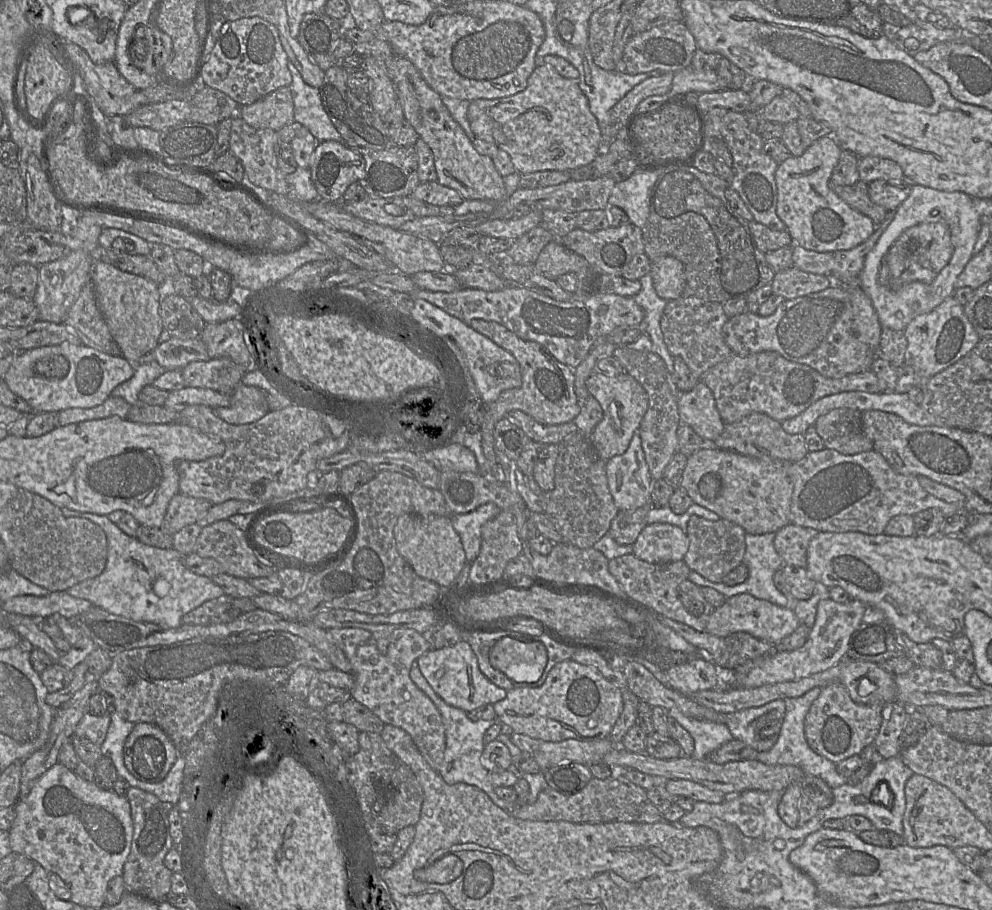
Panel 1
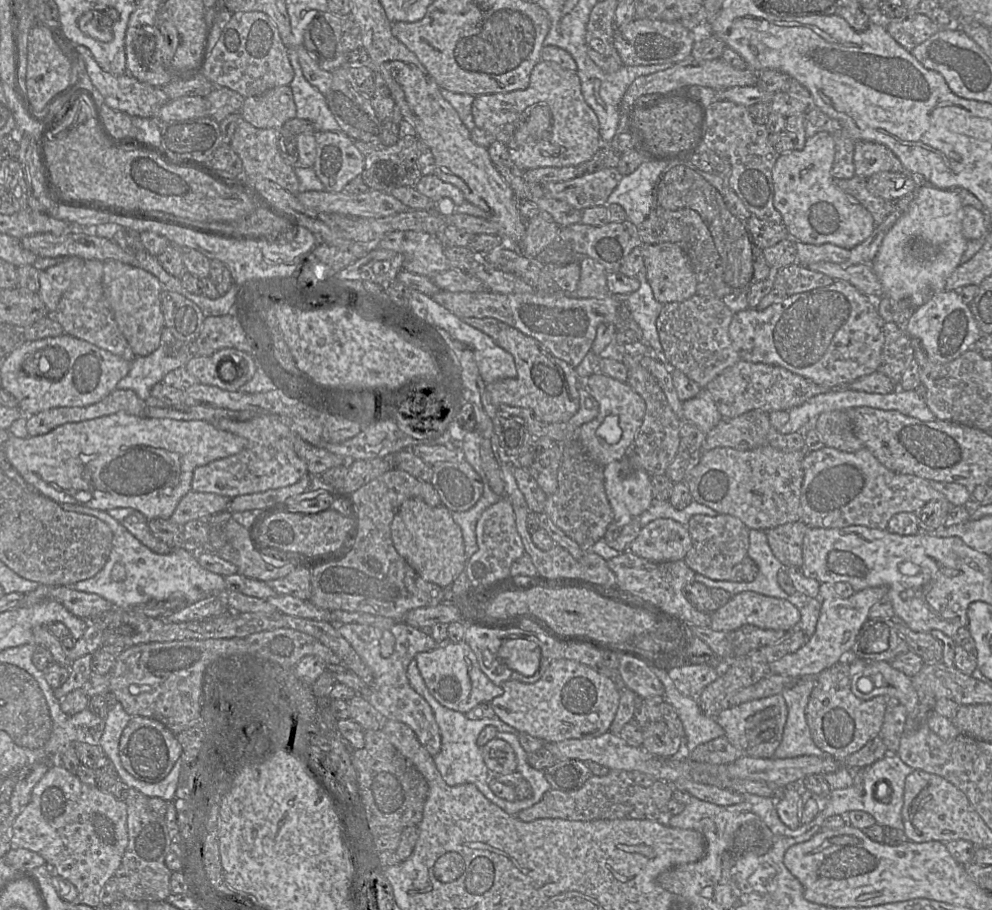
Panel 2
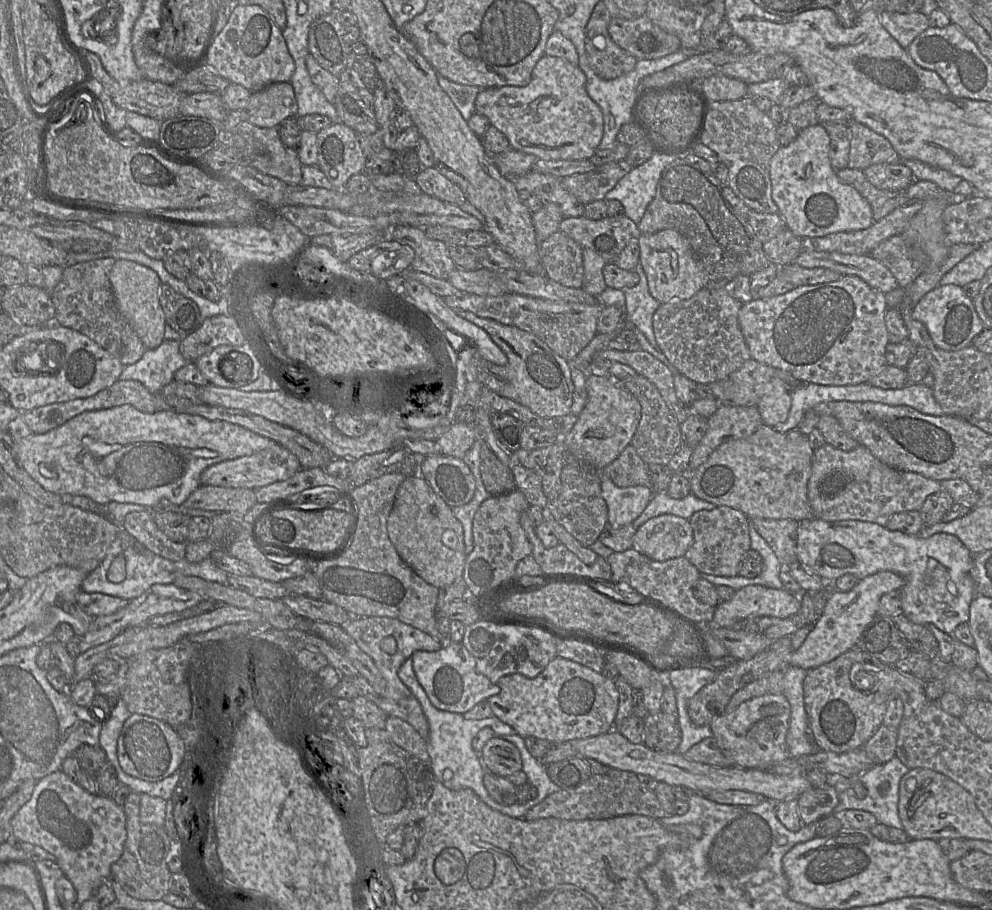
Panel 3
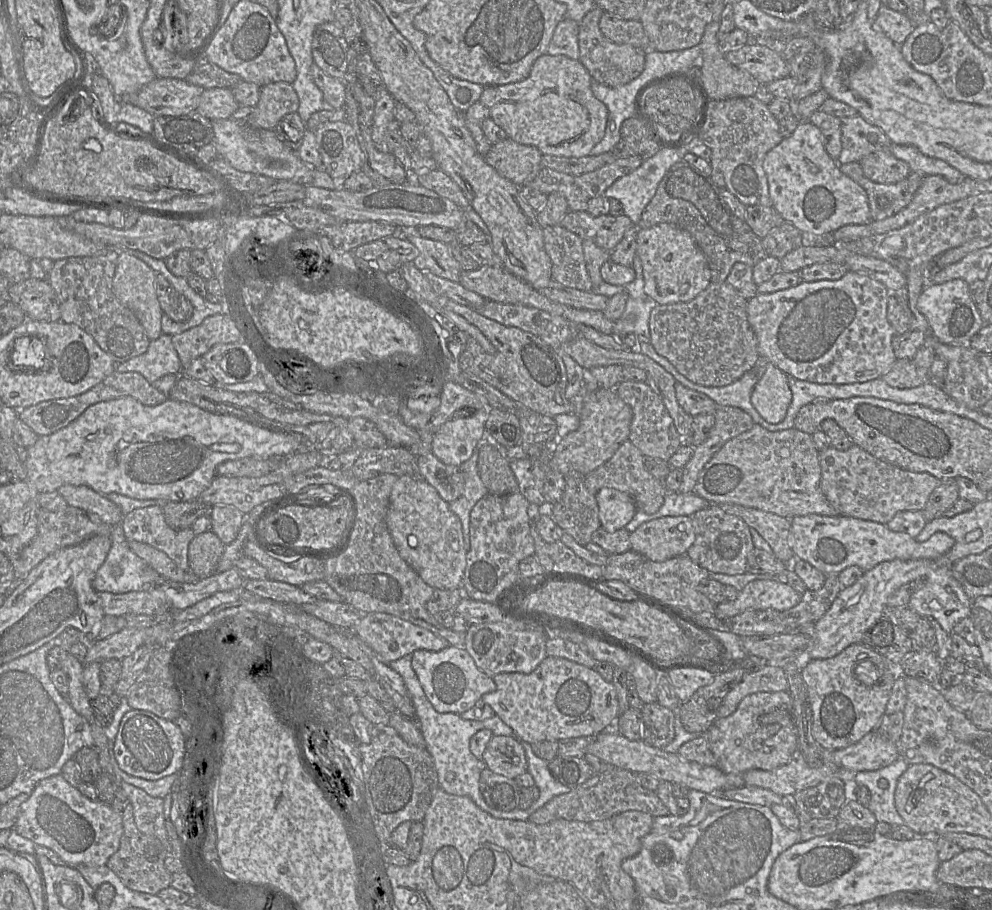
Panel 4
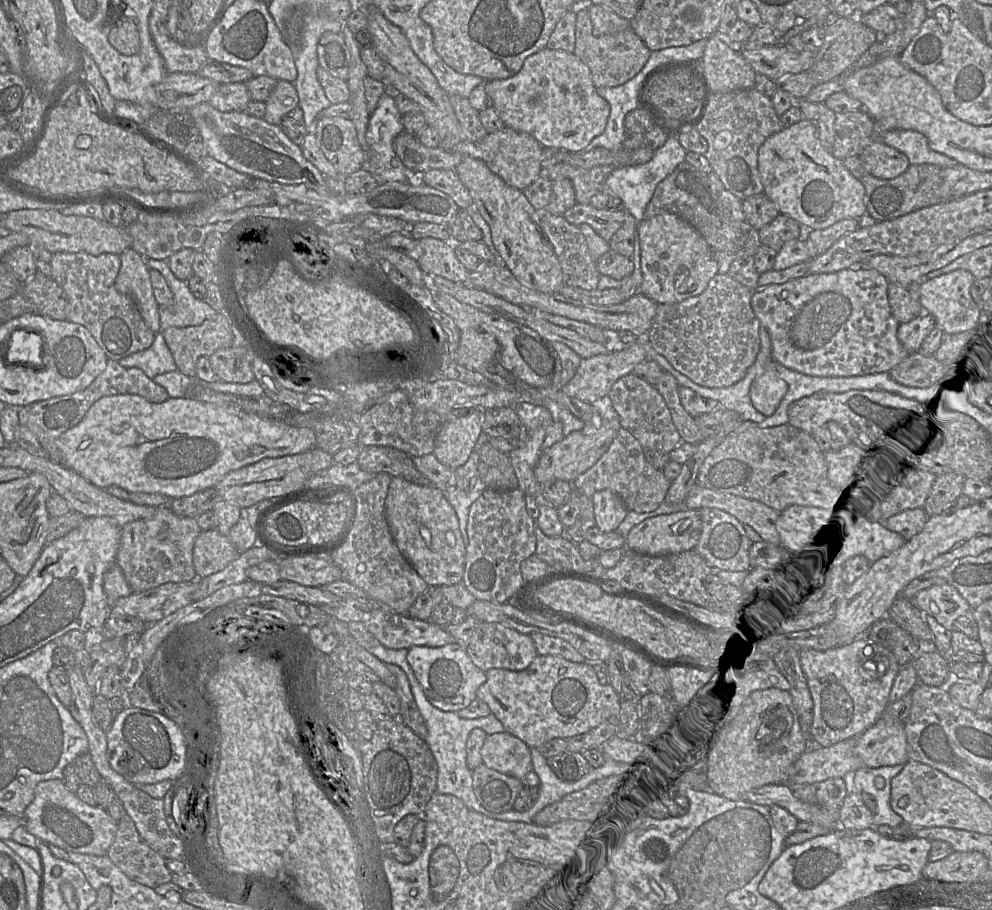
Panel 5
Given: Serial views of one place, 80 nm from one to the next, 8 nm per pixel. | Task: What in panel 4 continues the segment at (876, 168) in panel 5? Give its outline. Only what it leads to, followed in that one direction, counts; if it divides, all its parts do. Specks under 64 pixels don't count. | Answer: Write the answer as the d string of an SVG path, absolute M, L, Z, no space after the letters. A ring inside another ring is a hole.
M875 151L859 162L864 175L880 184L897 183L911 172L908 164L897 159L891 151Z

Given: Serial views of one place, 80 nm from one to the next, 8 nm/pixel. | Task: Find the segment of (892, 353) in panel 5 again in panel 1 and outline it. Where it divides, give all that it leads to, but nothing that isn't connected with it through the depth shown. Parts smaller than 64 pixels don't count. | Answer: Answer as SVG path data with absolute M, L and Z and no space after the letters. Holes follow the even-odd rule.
M832 285L820 292L784 300L770 316L762 317L747 311L733 316L723 326L722 333L734 355L746 357L763 351L774 351L787 360L813 368L824 377L838 379L871 371L876 358L876 352L856 337L852 323L853 309L847 291L839 285Z

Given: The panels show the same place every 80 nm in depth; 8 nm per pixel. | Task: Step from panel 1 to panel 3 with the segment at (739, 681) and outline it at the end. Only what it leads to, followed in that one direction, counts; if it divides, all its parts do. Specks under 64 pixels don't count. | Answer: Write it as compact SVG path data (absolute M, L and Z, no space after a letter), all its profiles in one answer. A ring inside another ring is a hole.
M880 571L860 579L847 592L831 591L823 613L813 625L803 644L787 656L787 665L810 670L829 663L841 654L856 647L866 626L877 615L878 602L883 595L904 586L905 580L891 571Z

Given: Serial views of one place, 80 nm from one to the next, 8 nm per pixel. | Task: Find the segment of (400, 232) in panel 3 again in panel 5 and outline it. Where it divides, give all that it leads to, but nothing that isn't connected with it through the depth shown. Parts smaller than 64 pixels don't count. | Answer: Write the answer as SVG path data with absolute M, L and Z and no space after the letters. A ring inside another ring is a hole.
M425 237L419 242L423 255L417 262L426 275L437 275L456 283L466 283L469 271L457 259L451 241Z

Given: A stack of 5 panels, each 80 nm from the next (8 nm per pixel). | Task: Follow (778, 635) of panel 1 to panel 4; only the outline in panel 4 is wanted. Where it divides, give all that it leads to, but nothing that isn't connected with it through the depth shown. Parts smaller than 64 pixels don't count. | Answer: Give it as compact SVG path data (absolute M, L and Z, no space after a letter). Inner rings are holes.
M757 579L749 582L734 601L724 601L714 610L721 620L749 610L785 611L800 602L801 594L787 583L773 579Z

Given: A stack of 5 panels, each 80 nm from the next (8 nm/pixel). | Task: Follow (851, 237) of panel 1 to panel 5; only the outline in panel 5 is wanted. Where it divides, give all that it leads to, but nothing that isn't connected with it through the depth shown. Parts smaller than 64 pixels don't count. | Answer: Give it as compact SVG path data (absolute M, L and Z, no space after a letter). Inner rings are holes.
M802 119L768 137L758 150L758 171L764 194L780 213L813 230L844 219L866 221L865 189L817 137L813 124Z

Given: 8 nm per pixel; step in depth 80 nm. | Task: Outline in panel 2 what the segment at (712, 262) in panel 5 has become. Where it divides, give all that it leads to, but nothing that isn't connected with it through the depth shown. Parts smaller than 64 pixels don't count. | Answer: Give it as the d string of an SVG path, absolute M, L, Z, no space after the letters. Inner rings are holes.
M671 242L641 245L647 281L658 302L681 302L696 294L696 275L678 245Z

